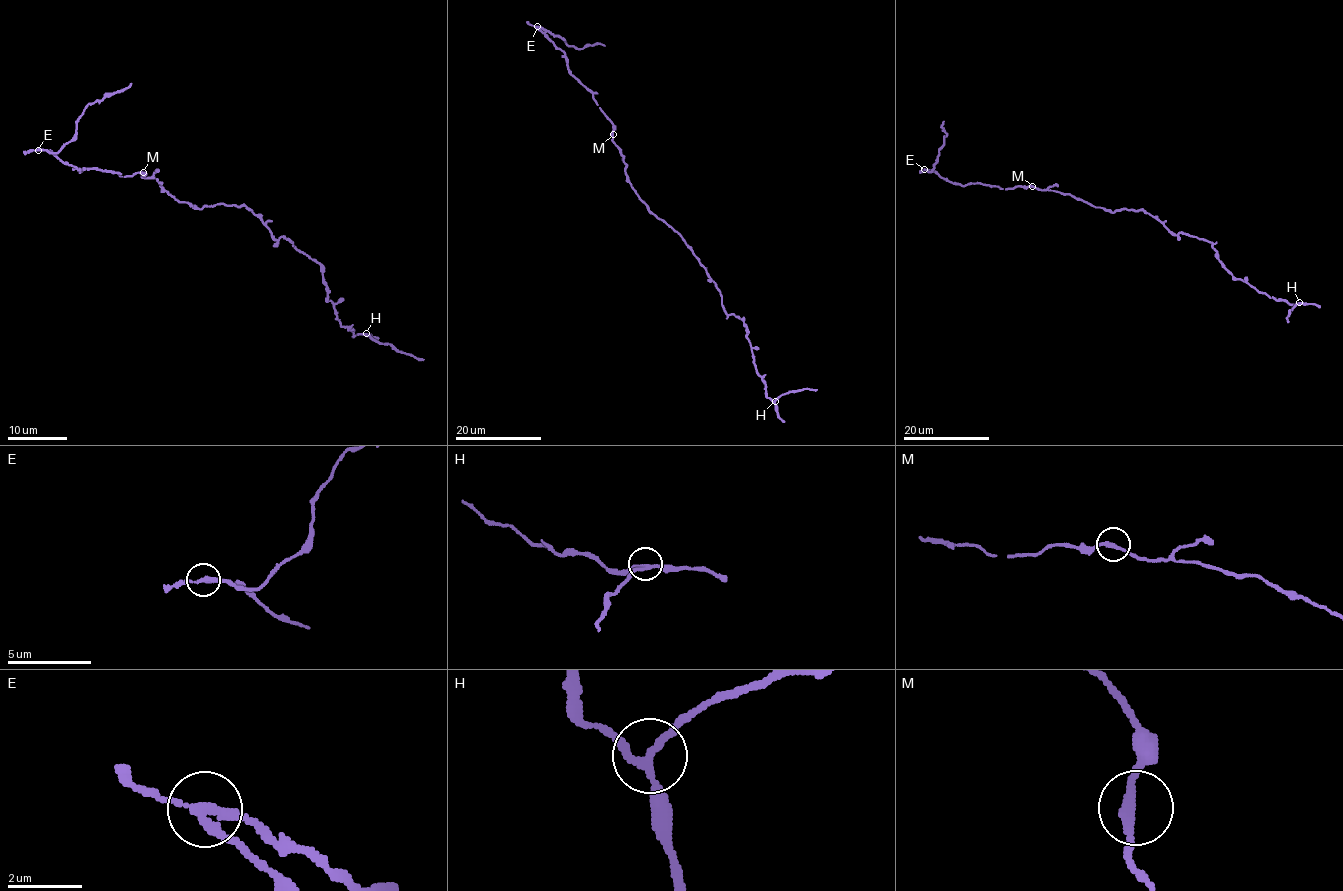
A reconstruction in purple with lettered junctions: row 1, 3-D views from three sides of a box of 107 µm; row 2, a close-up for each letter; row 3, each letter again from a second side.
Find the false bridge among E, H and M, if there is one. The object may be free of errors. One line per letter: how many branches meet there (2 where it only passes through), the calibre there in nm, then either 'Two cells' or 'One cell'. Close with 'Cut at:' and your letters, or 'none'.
E: Branches: 3. Thickness 220 nm. Two cells
H: Branches: 3. Thickness 190 nm. One cell
M: Branches: 2. Thickness 240 nm. One cell
Cut at: E

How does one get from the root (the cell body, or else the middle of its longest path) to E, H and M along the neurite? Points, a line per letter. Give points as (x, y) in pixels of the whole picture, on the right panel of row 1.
E: (1109, 211), (1053, 190), (1029, 186), (1000, 189), (978, 182), (963, 186), (943, 179), (934, 171), (924, 170)
H: (1109, 211), (1145, 210), (1176, 235), (1185, 233), (1206, 239), (1235, 278), (1270, 297), (1292, 304), (1299, 302)
M: (1109, 211), (1070, 194), (1040, 190), (1032, 186)

